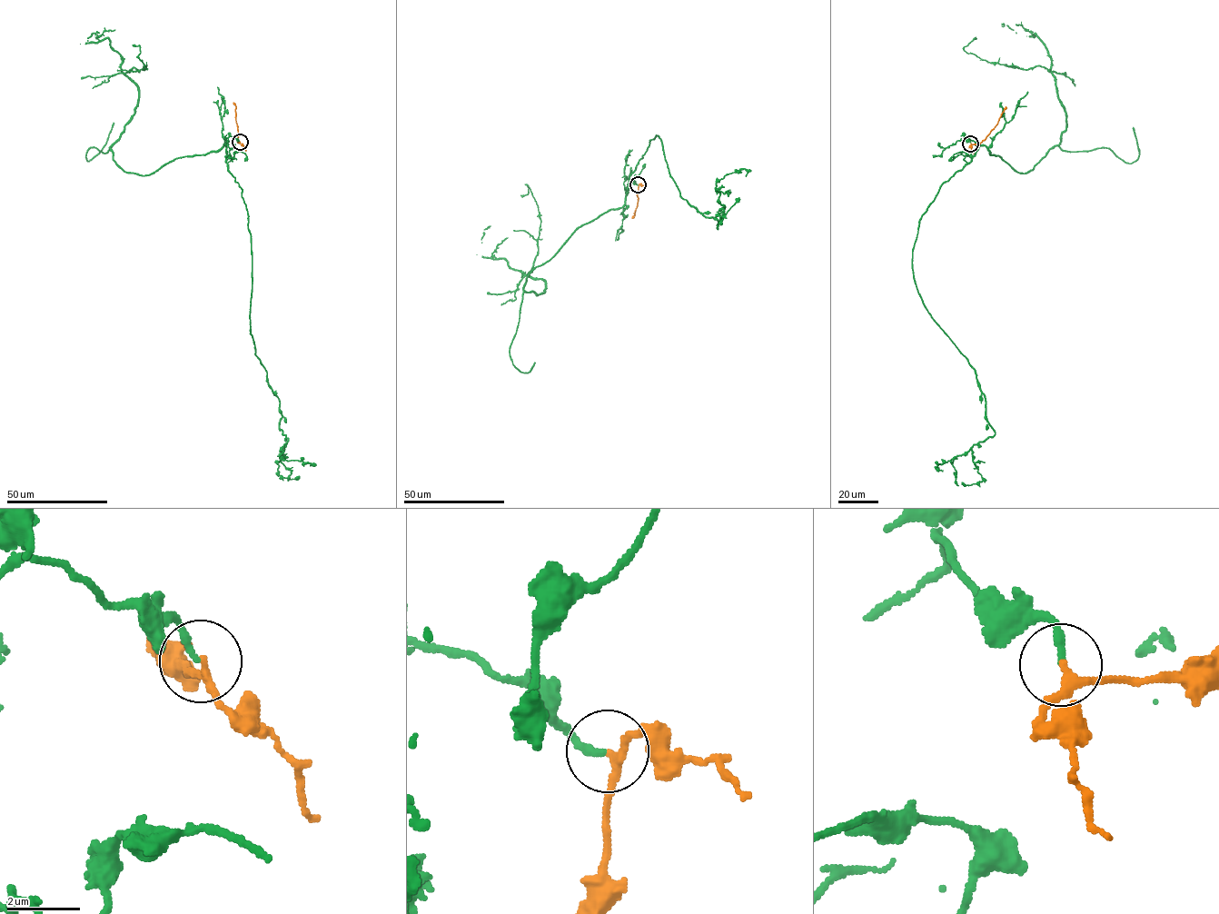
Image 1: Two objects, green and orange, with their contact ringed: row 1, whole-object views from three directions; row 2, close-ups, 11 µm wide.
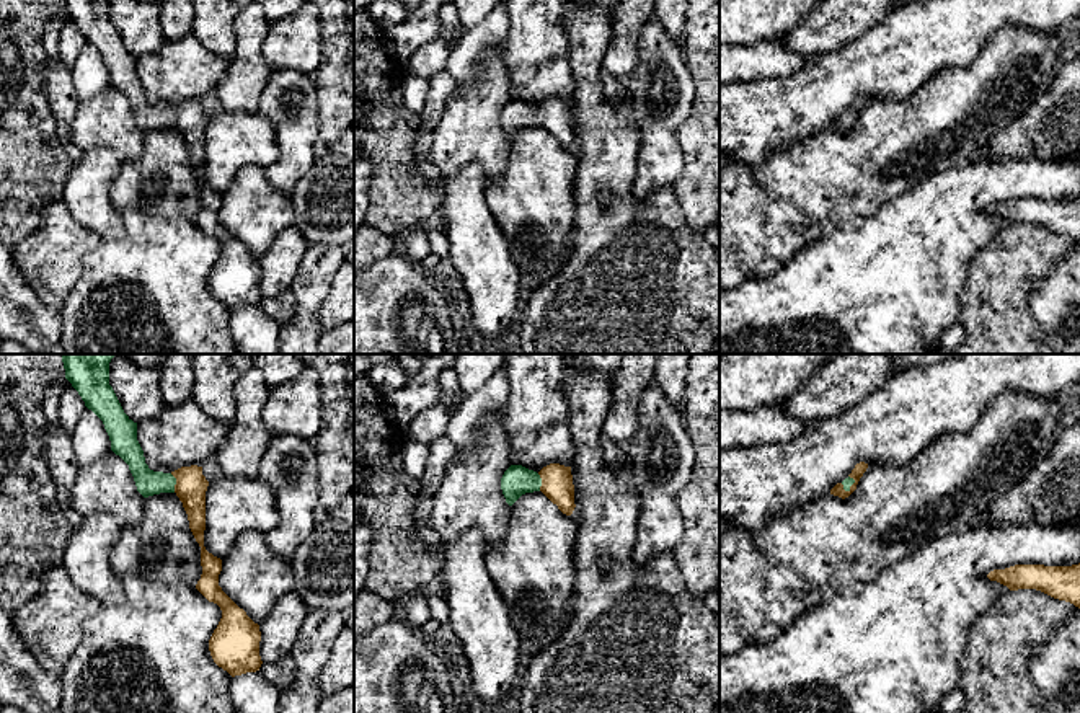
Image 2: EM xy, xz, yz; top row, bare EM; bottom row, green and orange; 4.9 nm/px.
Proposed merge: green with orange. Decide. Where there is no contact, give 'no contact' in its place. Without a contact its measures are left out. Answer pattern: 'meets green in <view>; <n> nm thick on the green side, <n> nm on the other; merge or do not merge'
meets green in xy; 120 nm thick on the green side, 160 nm on the other; merge

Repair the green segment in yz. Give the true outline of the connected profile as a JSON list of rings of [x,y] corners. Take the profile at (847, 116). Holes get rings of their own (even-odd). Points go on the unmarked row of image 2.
[[[865,96],[856,98],[852,108],[842,117],[837,117],[830,124],[830,129],[839,131],[842,134],[848,132],[856,124],[856,119],[863,111],[863,108],[866,106],[866,103],[868,103],[868,98]]]

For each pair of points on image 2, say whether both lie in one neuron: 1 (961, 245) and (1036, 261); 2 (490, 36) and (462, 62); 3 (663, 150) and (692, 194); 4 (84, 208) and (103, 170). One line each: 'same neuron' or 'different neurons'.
1: different neurons
2: same neuron
3: different neurons
4: same neuron

